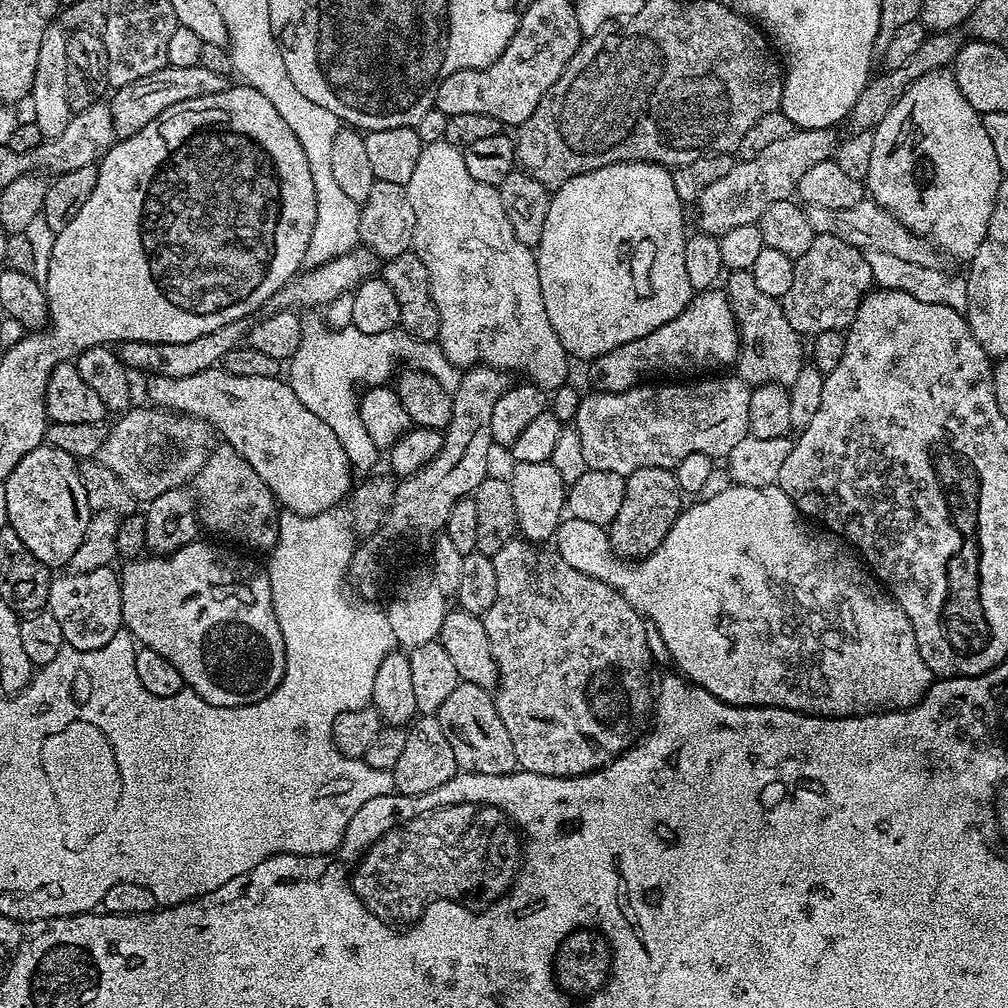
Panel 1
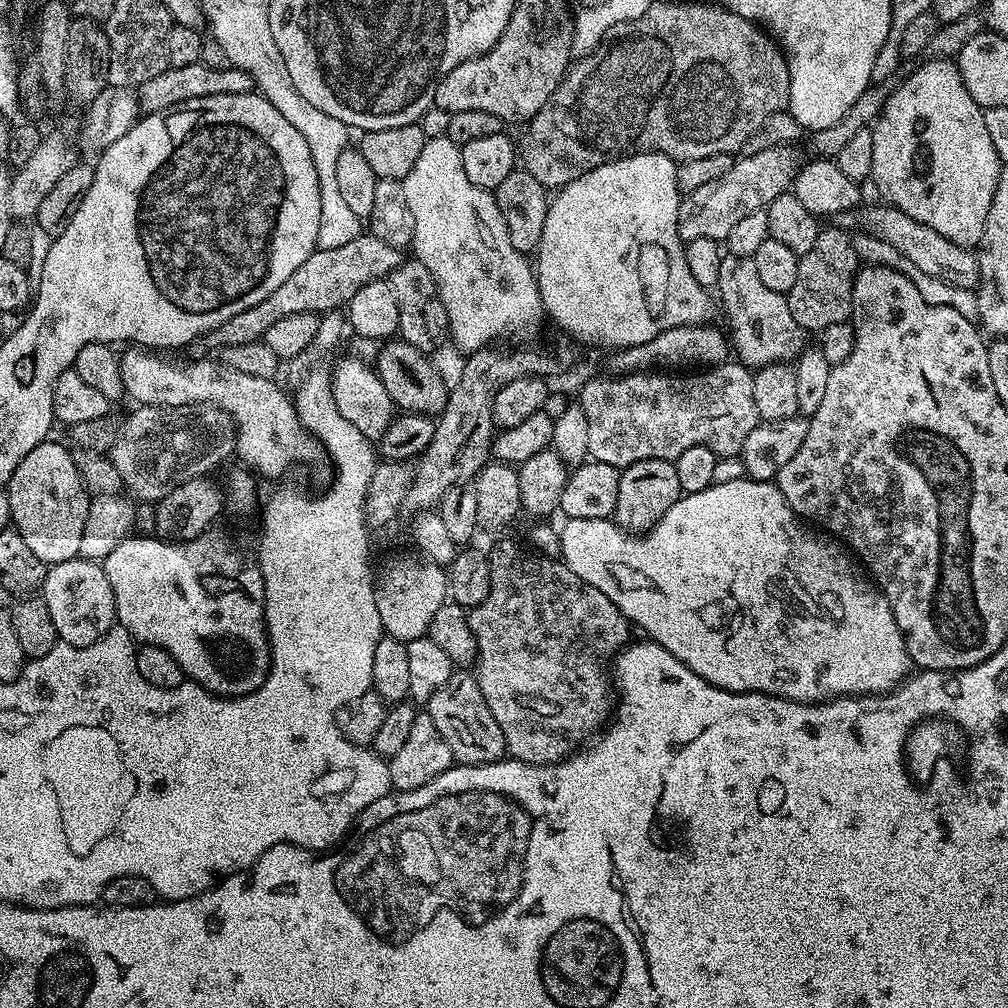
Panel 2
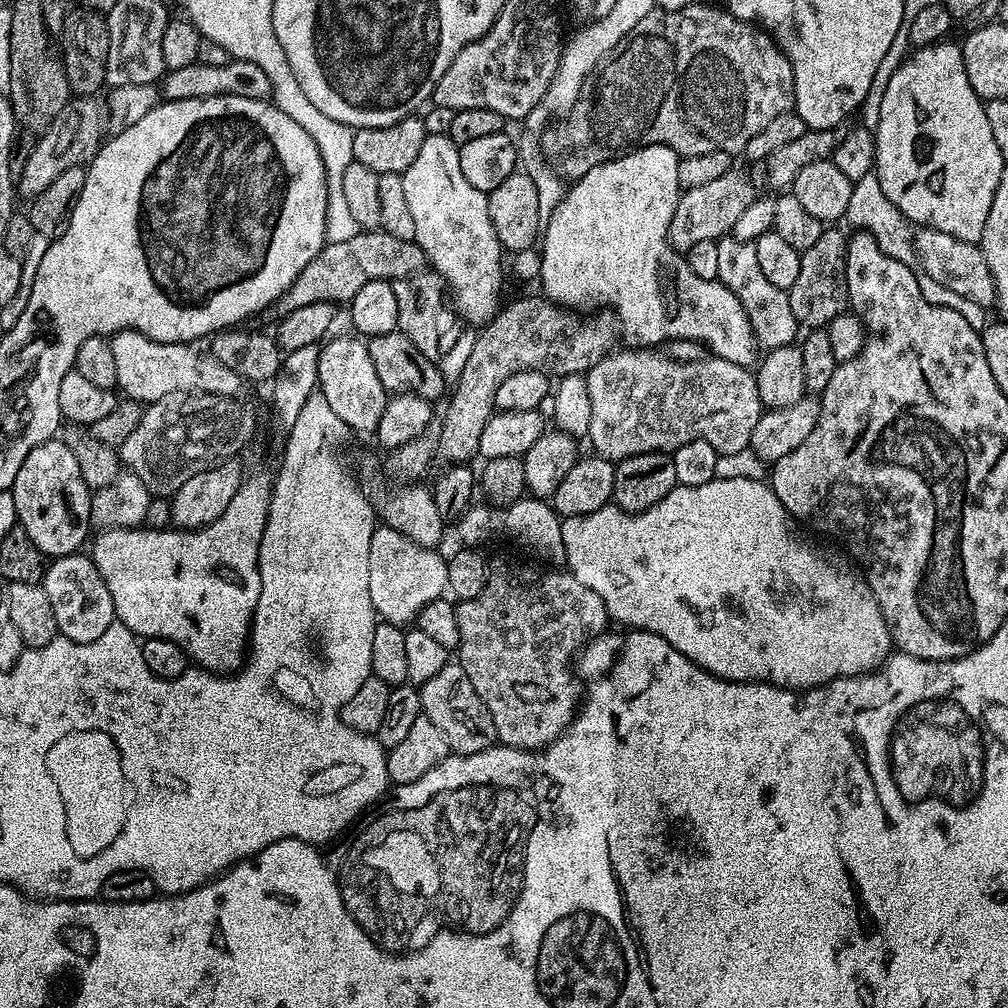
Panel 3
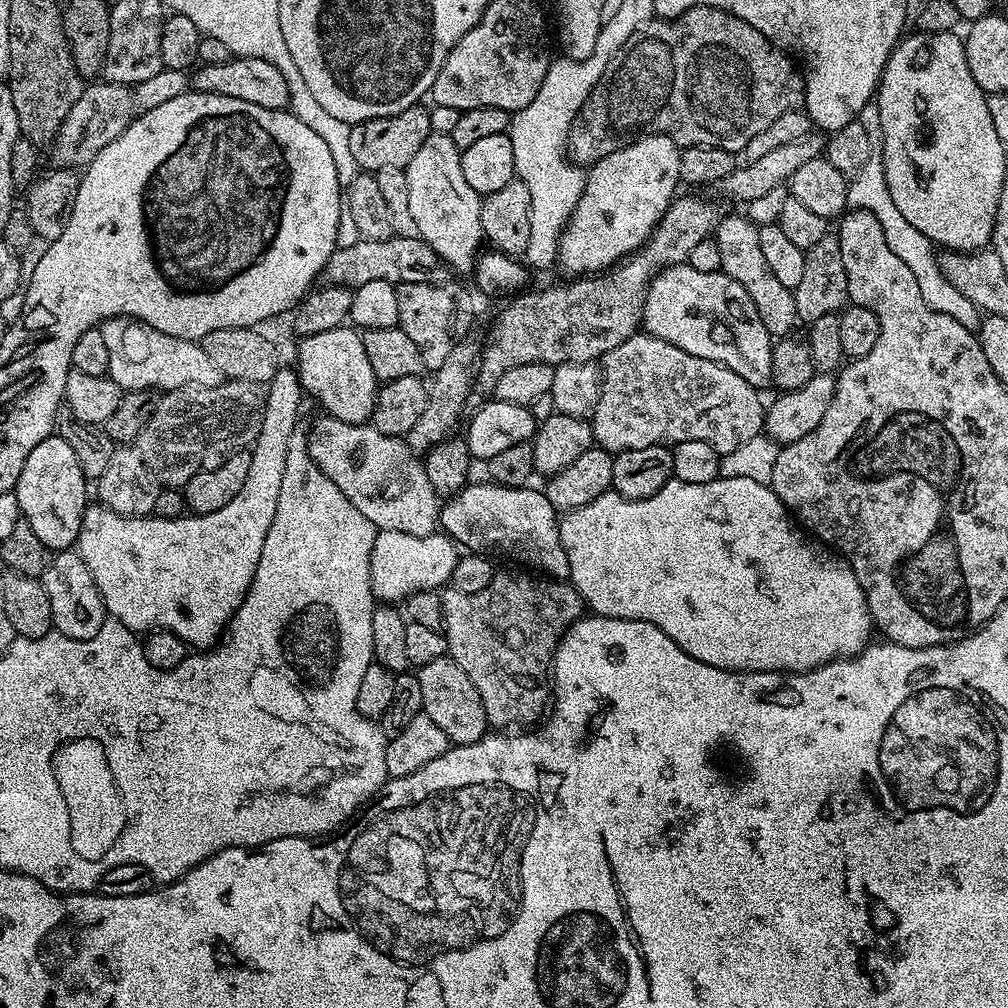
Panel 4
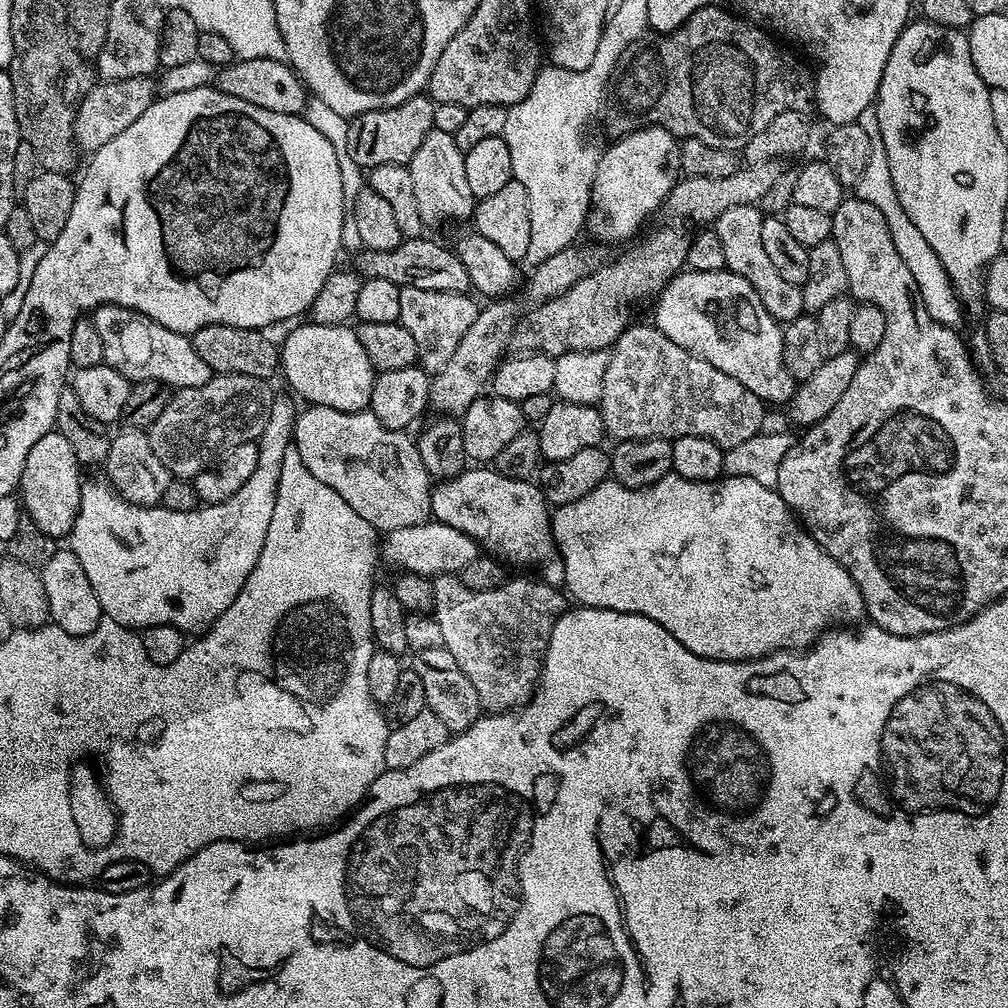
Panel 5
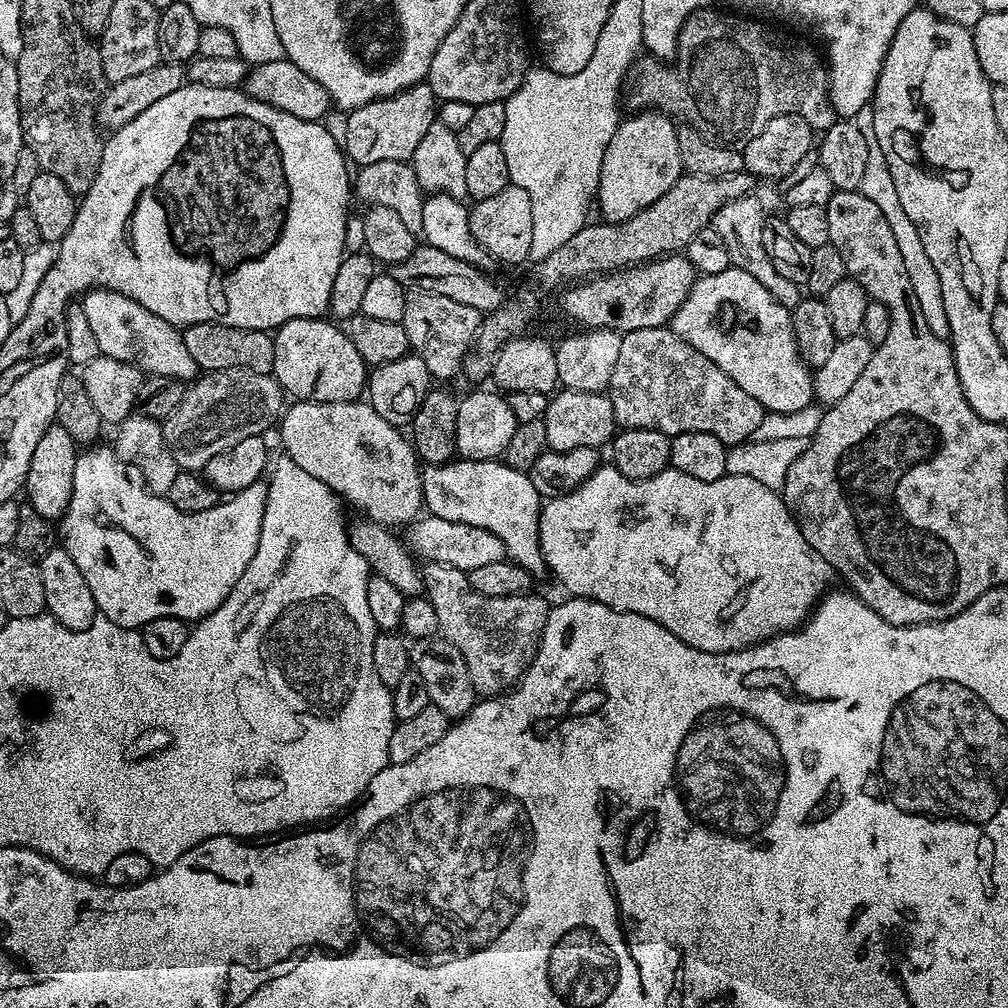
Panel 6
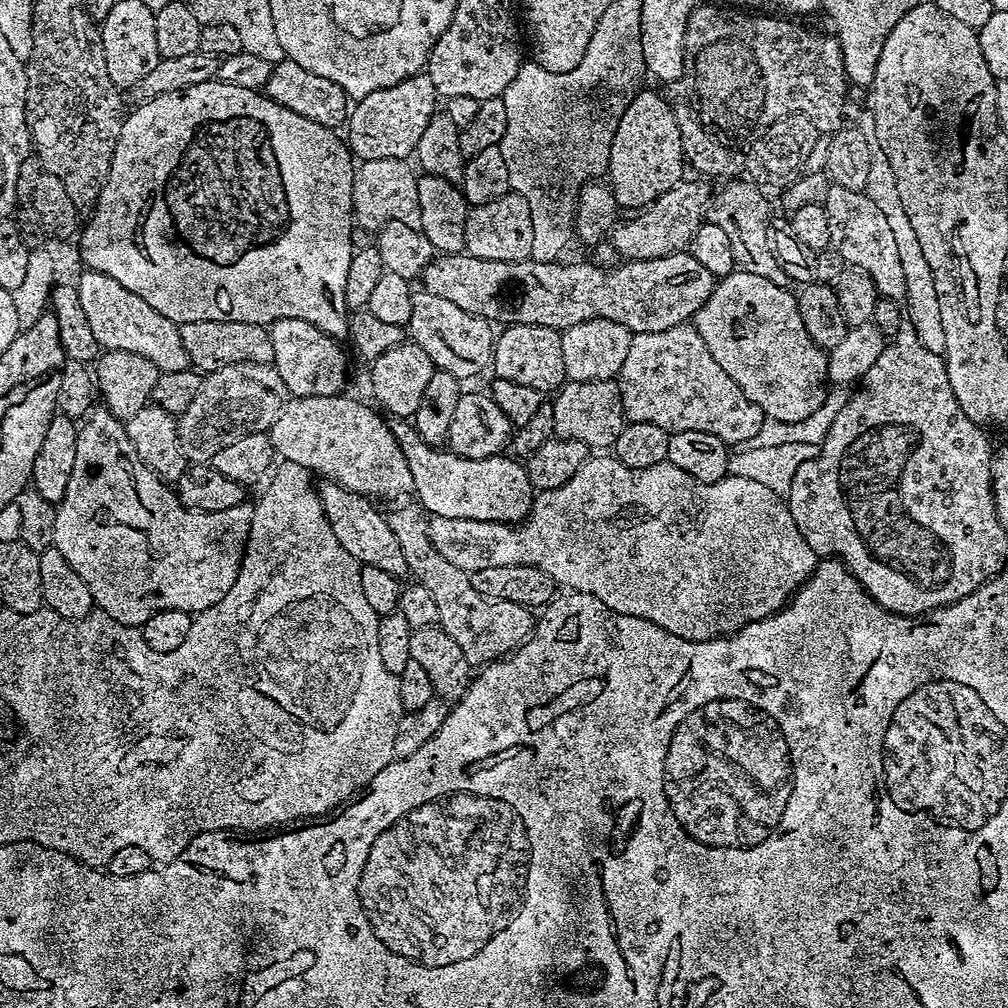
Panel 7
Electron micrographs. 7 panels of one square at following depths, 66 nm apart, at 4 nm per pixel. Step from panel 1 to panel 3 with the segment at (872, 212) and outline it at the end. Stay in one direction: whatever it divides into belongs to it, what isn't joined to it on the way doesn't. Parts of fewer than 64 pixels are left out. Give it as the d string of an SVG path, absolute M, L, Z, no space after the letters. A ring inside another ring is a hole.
M917 227L912 233L912 245L916 248L919 271L930 274L934 282L954 290L954 294L962 294L962 298L970 298L970 302L978 302L978 306L986 310L995 305L994 274L990 274L990 266L986 266L979 243L971 244L962 238L954 238L954 234L942 234L942 230Z

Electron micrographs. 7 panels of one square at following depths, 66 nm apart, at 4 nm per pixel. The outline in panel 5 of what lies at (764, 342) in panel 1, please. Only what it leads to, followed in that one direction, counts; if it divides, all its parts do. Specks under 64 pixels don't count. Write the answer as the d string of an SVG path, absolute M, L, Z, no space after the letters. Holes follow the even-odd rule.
M755 204L746 206L733 206L731 210L726 210L714 222L714 230L718 234L719 240L726 253L724 263L727 271L744 276L750 286L762 298L762 306L770 310L770 314L775 320L787 322L805 315L804 289L794 282L786 282L782 274L778 274L778 269L770 263L770 258L766 255L766 250L762 247L762 222L765 213Z

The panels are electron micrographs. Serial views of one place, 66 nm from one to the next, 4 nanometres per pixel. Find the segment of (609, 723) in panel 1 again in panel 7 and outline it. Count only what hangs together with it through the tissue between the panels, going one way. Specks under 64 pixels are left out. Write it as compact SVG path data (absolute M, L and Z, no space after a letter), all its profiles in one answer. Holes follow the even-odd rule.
M404 502L393 512L387 513L390 530L398 537L402 545L402 554L406 557L411 579L415 583L426 586L430 594L434 594L434 602L438 605L439 627L454 638L454 642L466 654L466 662L473 666L491 664L516 651L520 645L528 641L534 631L533 609L522 606L518 602L498 602L490 598L482 598L474 586L470 586L470 575L454 566L454 562L446 562L442 554L430 540L428 529L429 517L423 508L412 502Z

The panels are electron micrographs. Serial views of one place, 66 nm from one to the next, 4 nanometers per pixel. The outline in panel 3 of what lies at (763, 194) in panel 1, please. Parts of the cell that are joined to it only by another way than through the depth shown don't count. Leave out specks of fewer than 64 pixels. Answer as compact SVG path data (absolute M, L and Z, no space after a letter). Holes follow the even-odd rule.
M739 170L722 174L707 186L694 186L683 189L680 201L674 210L674 218L670 218L668 227L668 243L675 252L686 254L694 242L717 241L733 231L738 218L746 208L758 197L758 191Z

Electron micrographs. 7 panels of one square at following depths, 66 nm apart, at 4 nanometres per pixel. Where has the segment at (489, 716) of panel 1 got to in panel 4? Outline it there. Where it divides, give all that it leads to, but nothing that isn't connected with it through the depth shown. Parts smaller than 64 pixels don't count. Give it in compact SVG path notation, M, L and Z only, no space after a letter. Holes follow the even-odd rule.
M445 654L434 658L434 662L419 665L415 675L422 686L423 712L448 735L453 745L478 742L486 735L490 725L482 706L482 698L478 698L474 682L466 678L466 670L462 670L462 666L458 666L458 662L454 662L451 656Z

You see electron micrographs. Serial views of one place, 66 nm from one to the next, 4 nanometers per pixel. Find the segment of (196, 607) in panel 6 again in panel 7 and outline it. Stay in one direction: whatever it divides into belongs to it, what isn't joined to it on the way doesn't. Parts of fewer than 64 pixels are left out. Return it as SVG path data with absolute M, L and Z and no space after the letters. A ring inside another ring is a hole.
M96 407L87 413L86 419L79 425L76 434L74 470L70 470L70 480L66 482L66 490L62 494L60 503L55 505L52 547L58 550L58 554L62 554L62 558L66 558L66 562L70 562L74 574L78 574L78 578L82 578L82 582L86 582L86 590L90 590L93 605L99 611L110 614L110 618L123 624L139 626L146 622L146 618L150 618L155 612L162 610L182 610L195 614L222 602L222 598L226 598L230 586L234 586L234 582L238 578L240 563L244 560L244 546L248 543L253 505L245 502L228 510L220 510L218 513L195 512L187 509L179 501L175 491L161 480L158 474L151 472L142 461L136 459L136 451L128 441L128 430L122 421L114 414L110 414L107 408Z

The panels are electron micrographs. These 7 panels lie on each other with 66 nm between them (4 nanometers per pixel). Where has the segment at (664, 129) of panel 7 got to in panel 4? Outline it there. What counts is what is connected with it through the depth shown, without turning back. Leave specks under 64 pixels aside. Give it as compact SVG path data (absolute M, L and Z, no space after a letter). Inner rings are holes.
M642 136L622 150L614 150L614 154L606 154L606 158L591 165L586 172L582 198L578 198L578 206L574 206L574 214L560 235L560 248L556 251L558 268L569 272L569 277L584 278L611 269L632 253L640 251L677 195L676 184L681 183L678 170L680 153L681 149L670 138Z

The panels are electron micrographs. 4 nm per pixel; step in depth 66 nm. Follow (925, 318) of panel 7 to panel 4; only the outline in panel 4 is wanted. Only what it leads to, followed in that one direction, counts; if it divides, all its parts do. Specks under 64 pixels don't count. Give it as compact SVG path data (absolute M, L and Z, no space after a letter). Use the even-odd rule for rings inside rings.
M872 155L866 161L866 166L862 166L862 170L858 170L858 174L849 179L848 208L861 208L874 214L874 218L878 218L878 222L882 226L882 234L886 234L886 246L890 246L890 250L894 250L894 254L898 254L898 258L902 258L902 262L906 262L906 267L918 281L918 290L922 294L926 306L930 306L930 310L950 314L954 318L954 322L962 322L962 326L966 326L966 330L979 333L982 319L980 309L974 306L974 302L970 302L970 298L966 298L966 294L958 294L958 290L954 290L954 286L950 286L950 282L946 282L932 241L926 238L926 234L922 234L922 230L910 226L910 222L906 222L906 217L900 213L898 206L894 206L894 202L890 198L890 186L886 186L883 155Z

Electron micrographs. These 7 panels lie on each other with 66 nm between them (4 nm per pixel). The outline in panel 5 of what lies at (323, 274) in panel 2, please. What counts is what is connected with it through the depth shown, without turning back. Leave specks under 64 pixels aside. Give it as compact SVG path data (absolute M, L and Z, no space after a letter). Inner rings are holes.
M405 238L394 250L367 250L361 251L355 257L355 271L361 277L373 280L374 278L386 278L386 282L394 282L401 288L406 286L418 286L418 290L442 290L443 292L469 291L466 266L456 257L455 251L436 240L424 240L425 238Z

